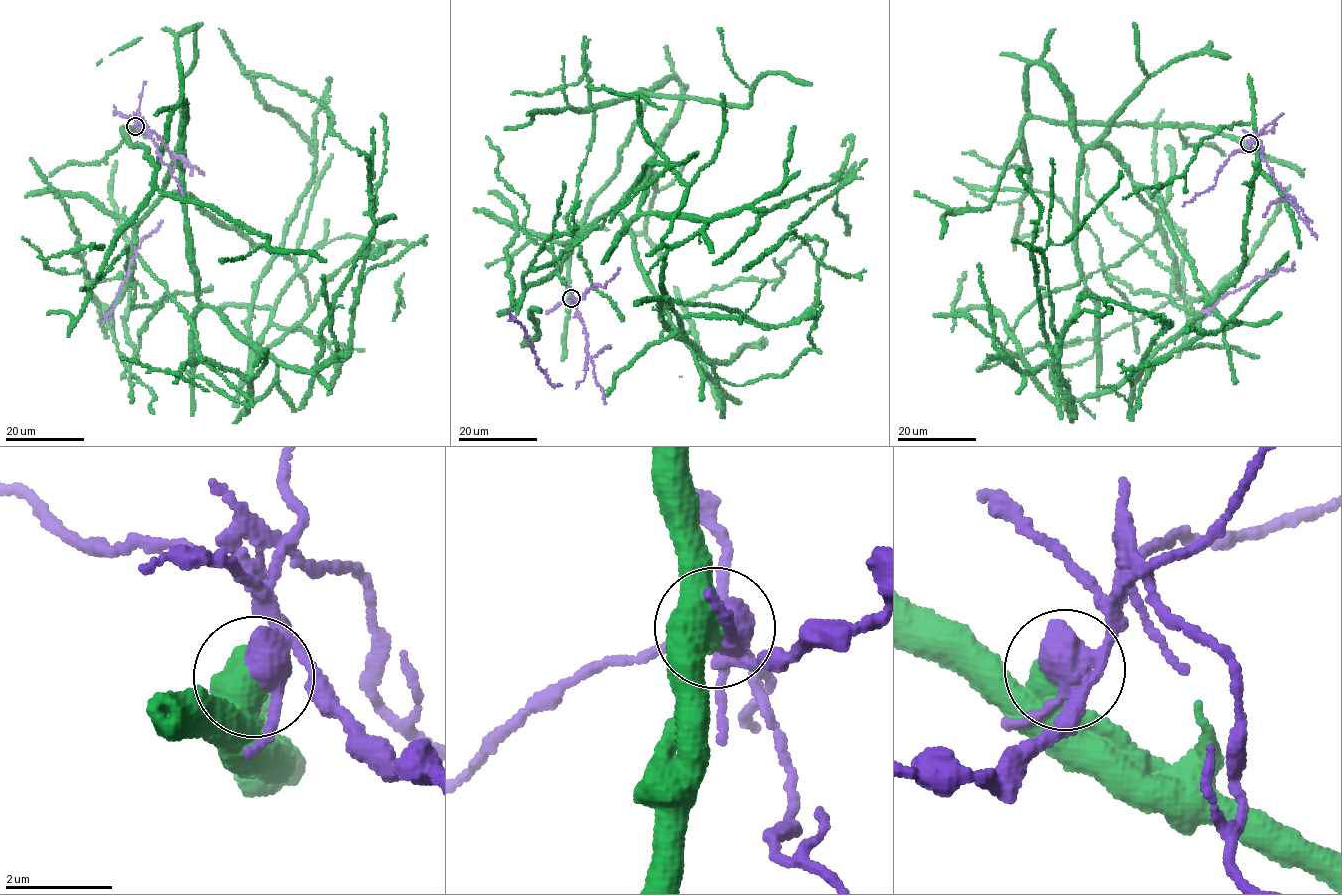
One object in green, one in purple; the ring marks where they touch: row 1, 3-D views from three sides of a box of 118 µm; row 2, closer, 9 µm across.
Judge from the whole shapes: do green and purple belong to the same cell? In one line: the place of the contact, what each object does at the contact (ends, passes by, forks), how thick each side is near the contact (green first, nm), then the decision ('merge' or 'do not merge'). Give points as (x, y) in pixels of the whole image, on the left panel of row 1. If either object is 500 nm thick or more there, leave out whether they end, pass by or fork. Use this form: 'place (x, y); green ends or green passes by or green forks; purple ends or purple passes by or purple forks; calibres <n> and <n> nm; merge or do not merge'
place (135, 126); calibres 850 and 380 nm; do not merge

